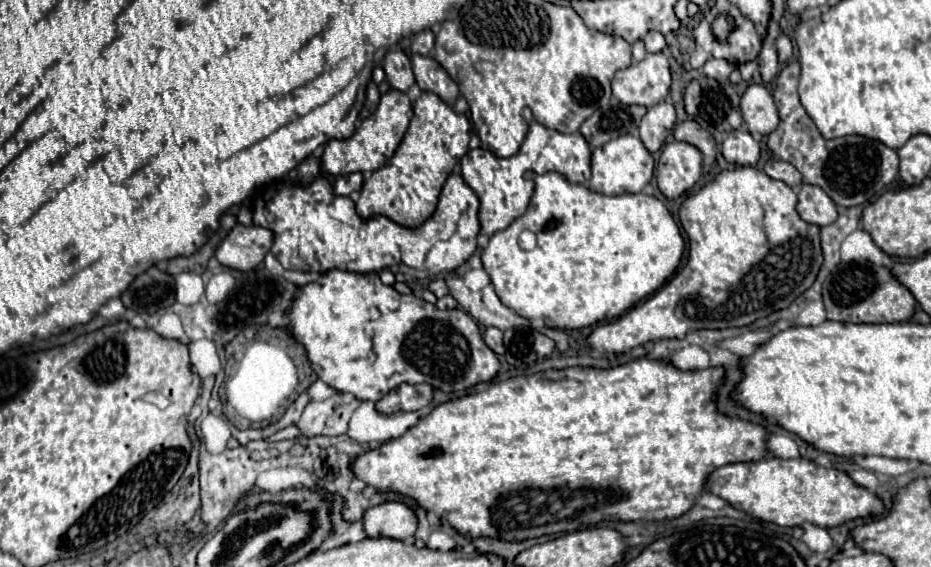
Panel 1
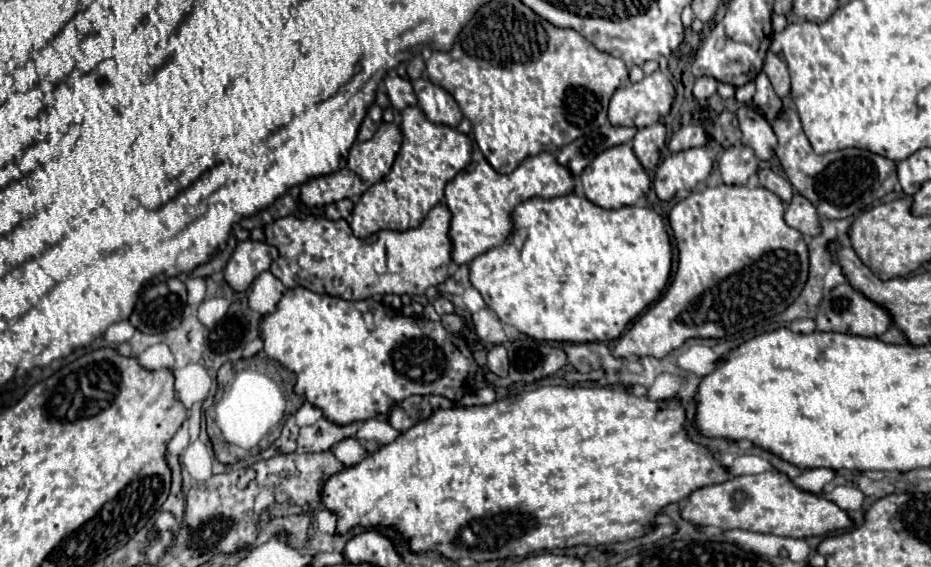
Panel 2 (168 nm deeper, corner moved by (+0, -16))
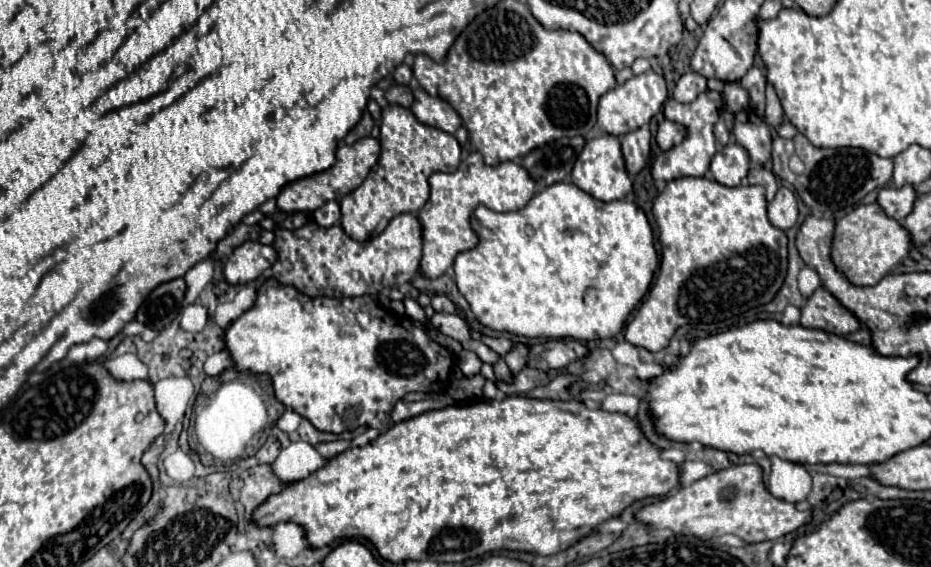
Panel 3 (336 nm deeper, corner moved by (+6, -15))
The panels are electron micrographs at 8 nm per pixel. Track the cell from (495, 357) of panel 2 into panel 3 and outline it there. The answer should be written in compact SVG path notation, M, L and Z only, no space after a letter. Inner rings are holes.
M499 359L499 361L493 365L493 369L495 369L495 377L497 377L499 381L505 381L505 383L511 383L511 381L513 381L513 373L509 371L509 367L507 367L507 363L505 363L503 359Z

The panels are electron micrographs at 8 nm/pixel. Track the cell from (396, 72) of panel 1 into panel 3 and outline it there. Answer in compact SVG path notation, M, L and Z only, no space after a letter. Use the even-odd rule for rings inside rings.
M391 85L385 93L385 99L389 103L395 103L395 105L401 105L405 109L409 109L413 105L413 93L407 85Z

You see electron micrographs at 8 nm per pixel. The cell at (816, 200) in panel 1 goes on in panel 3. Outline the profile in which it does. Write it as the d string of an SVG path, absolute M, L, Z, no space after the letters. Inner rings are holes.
M779 187L775 199L767 205L767 217L777 229L789 229L797 223L797 199L787 187Z

